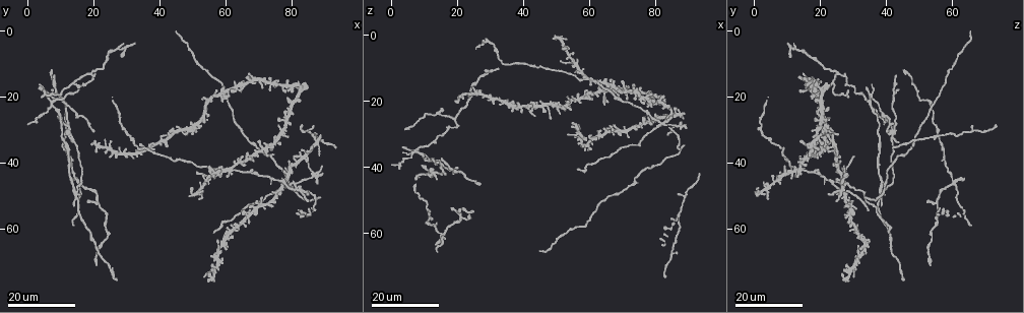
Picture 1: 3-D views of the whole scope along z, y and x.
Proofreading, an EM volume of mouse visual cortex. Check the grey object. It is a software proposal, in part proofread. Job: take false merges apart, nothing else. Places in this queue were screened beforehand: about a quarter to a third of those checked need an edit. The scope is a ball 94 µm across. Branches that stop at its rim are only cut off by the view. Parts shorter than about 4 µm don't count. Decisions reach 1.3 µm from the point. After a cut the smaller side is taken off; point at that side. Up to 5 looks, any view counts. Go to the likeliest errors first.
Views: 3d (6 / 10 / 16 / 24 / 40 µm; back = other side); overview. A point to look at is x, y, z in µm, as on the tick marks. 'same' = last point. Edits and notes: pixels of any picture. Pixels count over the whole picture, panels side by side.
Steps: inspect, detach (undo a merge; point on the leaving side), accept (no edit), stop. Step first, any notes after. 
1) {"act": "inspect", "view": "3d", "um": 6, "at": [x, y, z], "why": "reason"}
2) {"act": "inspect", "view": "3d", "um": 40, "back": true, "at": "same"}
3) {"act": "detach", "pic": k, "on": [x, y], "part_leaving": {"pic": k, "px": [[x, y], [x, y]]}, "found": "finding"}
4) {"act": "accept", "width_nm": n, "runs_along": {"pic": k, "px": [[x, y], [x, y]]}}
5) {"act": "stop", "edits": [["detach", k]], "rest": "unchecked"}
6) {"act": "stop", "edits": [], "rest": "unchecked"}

{"act": "inspect", "view": "3d", "um": 24, "at": [7.5, 21.5, 35.5], "why": "four-way junction"}

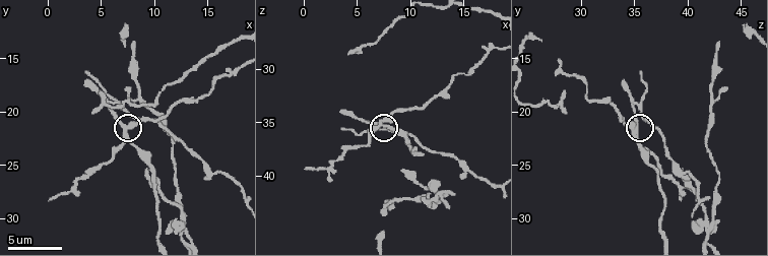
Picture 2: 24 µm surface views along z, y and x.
{"act": "inspect", "view": "3d", "um": 10, "at": [7.2, 21.6, 35.0]}

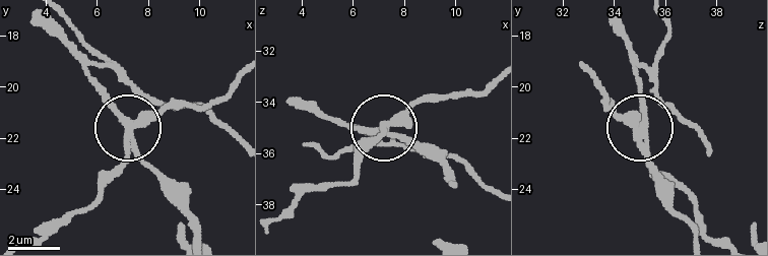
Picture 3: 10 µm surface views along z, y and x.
{"act": "detach", "pic": 3, "on": [148, 166], "arms": 4, "part_leaving": {"pic": 3, "px": [[129, 137], [194, 234]]}, "found": "two neurons meet here"}

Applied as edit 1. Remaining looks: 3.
{"act": "inspect", "view": "overview", "why": "redraw"}

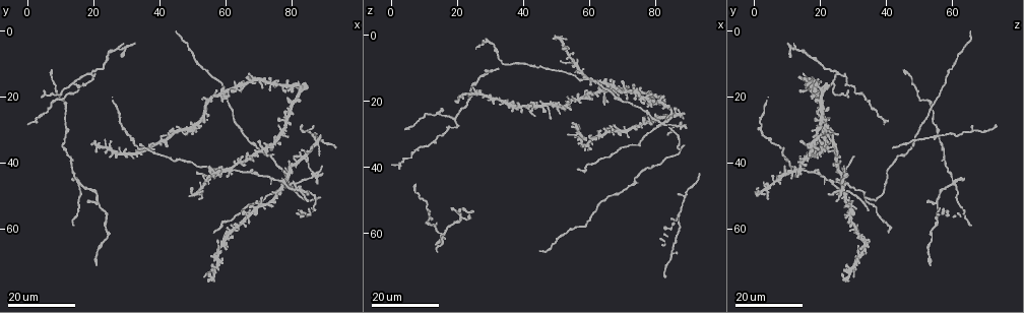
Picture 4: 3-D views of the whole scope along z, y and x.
{"act": "inspect", "view": "3d", "um": 24, "at": [82.0, 48.5, 27.5], "why": "four or more arms meet"}

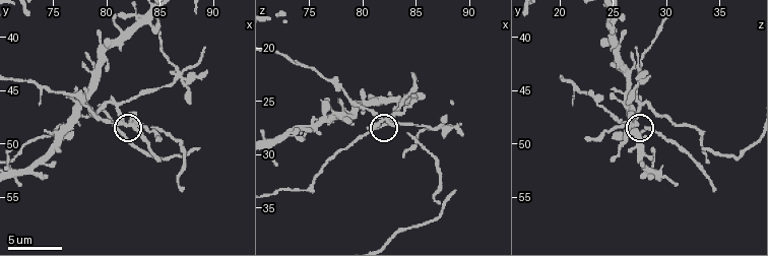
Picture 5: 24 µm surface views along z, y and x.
{"act": "inspect", "view": "3d", "um": 6, "at": [82.0, 48.2, 27.0]}

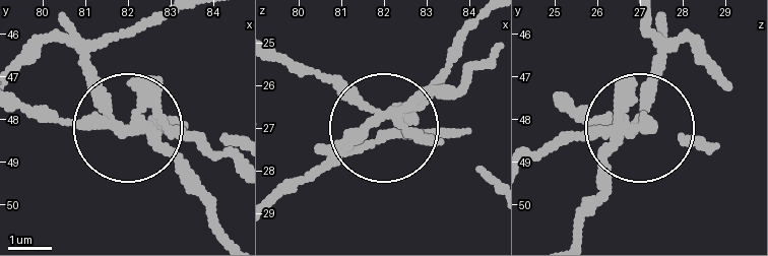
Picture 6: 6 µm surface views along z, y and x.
{"act": "detach", "pic": 6, "on": [94, 78], "side_arm_um": 38, "part_leaving": {"pic": 6, "px": [[131, 126], [80, 54], [59, 43], [25, 54]]}, "found": "two neurons meet here"}

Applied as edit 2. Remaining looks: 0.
{"act": "stop", "edits": [["detach", 3], ["detach", 6]], "rest": "unchecked"}

